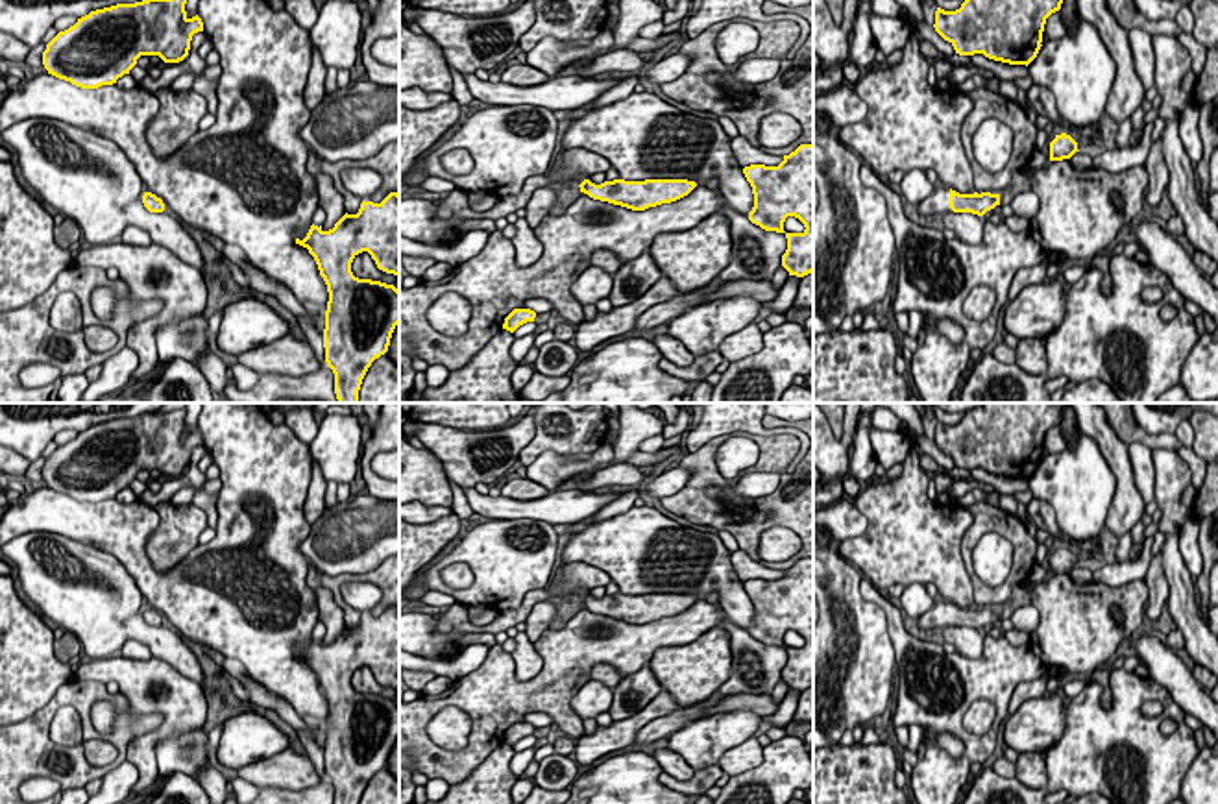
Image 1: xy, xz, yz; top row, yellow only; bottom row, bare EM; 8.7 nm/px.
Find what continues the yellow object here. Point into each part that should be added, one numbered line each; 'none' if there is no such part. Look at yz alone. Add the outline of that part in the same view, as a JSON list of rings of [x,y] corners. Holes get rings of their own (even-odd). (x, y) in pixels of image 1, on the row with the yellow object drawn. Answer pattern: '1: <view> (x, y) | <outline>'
1: yz (939, 200) | [[[948,187],[933,189],[933,192],[924,201],[915,205],[915,209],[920,216],[954,213],[950,209],[950,189]]]

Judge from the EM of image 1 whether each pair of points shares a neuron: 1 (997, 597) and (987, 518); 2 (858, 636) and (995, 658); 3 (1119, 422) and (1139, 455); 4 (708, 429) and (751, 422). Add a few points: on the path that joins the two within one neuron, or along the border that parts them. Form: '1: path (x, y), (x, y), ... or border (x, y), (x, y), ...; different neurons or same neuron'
1: path (1019, 575), (1021, 542), (1010, 531); same neuron
2: border (873, 601), (886, 616), (886, 631), (897, 664); different neurons
3: border (1128, 444), (1144, 444), (1150, 450); different neurons
4: path (719, 422), (740, 422); same neuron

